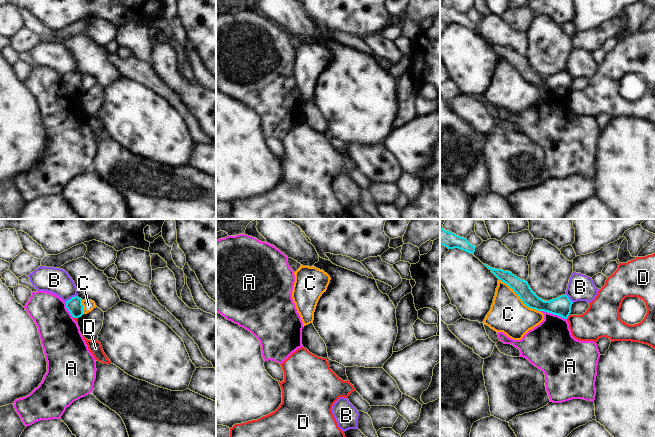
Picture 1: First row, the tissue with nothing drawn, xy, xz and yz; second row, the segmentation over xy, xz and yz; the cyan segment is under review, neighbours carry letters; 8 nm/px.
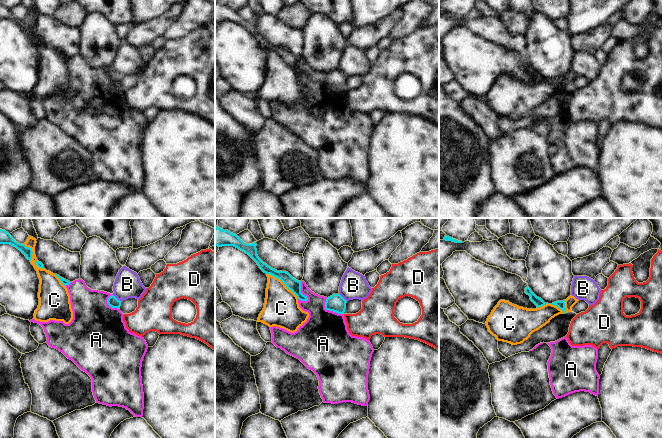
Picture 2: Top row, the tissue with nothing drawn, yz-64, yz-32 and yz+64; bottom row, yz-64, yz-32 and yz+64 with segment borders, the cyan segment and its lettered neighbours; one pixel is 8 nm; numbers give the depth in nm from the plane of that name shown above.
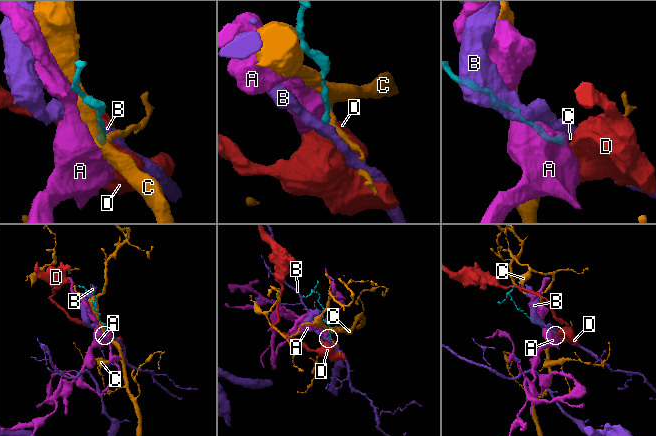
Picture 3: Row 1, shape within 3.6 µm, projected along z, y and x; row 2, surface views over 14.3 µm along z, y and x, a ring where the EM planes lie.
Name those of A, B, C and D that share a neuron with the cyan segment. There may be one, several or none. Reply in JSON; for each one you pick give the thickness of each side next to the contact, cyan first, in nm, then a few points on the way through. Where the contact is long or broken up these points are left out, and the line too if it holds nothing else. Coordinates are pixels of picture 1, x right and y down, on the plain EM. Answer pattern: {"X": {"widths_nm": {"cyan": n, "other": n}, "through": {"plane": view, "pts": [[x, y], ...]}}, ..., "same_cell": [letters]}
{"same_cell": []}

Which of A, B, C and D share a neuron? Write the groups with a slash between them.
A / B / C / D

